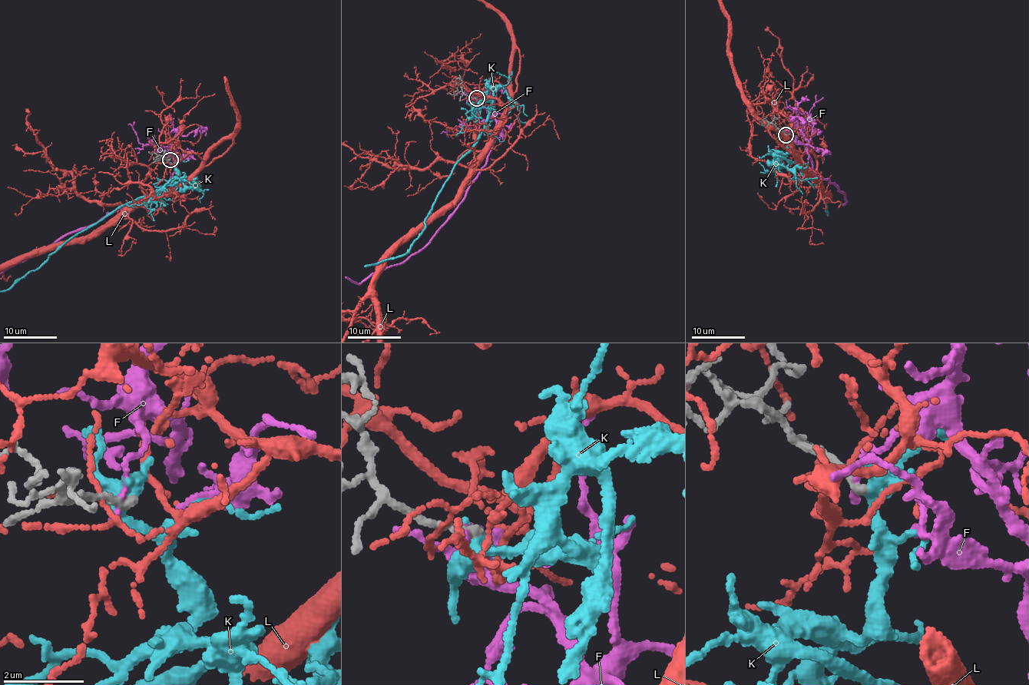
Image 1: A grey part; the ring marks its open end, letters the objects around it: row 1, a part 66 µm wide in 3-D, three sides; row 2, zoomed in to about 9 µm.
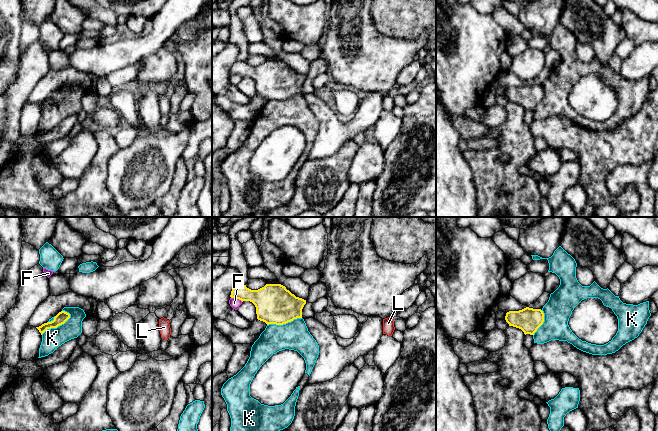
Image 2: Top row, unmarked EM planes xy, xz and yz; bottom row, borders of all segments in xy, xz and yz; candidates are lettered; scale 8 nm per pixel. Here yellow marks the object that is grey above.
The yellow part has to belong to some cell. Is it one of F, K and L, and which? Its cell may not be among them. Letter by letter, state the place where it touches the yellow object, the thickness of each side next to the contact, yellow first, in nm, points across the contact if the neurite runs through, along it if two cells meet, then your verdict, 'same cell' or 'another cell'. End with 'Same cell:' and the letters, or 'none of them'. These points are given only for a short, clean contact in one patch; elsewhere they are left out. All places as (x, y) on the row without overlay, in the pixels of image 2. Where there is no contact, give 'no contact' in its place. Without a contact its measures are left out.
F: contact xz (237, 74); calibres 240 and 80 nm; border xz (231, 73), (242, 77); another cell
K: contact xy (56, 103); calibres 90 and 160 nm; border xy (70, 90), (63, 99), (56, 103), (47, 104), (41, 110); another cell
L: no contact; another cell
Same cell: none of them

